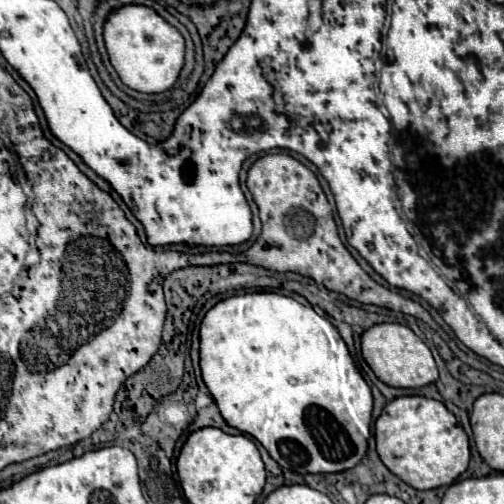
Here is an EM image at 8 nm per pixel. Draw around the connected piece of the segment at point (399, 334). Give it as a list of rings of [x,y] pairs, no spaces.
[[[380,323],[372,325],[362,333],[362,357],[374,371],[374,375],[390,385],[390,387],[402,387],[402,389],[416,389],[422,385],[430,385],[438,381],[438,369],[434,363],[434,357],[426,343],[414,335],[414,331],[400,323]]]

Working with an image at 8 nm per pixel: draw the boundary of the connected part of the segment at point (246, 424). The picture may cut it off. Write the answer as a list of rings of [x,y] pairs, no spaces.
[[[246,293],[214,305],[200,325],[202,379],[230,427],[256,437],[284,469],[338,473],[360,463],[368,449],[372,393],[358,373],[338,329],[310,305],[278,293]]]

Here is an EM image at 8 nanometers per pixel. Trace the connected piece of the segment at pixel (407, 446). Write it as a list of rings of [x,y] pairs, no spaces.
[[[406,395],[388,401],[374,423],[374,437],[382,463],[414,489],[452,485],[468,467],[468,435],[446,405],[430,397]]]

